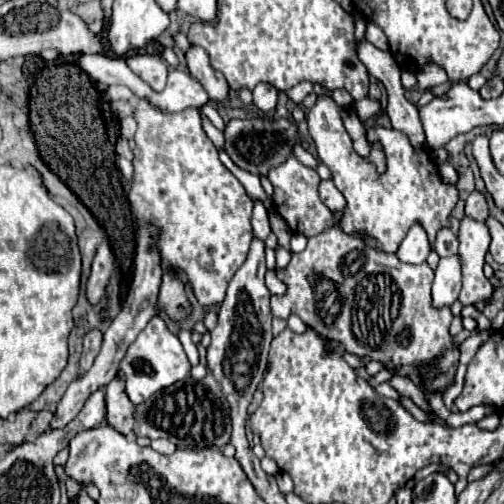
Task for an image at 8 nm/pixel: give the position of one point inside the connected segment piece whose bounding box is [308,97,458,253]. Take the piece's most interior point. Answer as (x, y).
(382, 206)

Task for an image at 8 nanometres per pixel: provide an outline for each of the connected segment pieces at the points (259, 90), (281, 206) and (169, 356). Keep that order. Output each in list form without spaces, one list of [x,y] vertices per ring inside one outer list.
[[[260,83],[254,91],[254,105],[262,111],[274,111],[276,105],[278,105],[278,89],[274,89],[272,85],[266,85],[266,83]]]
[[[290,157],[286,163],[270,169],[268,179],[274,185],[272,203],[294,233],[314,237],[314,235],[318,235],[318,233],[322,233],[334,225],[334,213],[318,197],[320,177],[314,169],[302,165],[296,157]]]
[[[154,315],[146,329],[138,335],[138,339],[128,347],[126,357],[120,363],[120,371],[126,379],[126,393],[134,405],[146,401],[156,391],[162,391],[164,387],[188,377],[190,373],[190,361],[182,349],[182,343],[176,335],[172,335],[160,315]]]

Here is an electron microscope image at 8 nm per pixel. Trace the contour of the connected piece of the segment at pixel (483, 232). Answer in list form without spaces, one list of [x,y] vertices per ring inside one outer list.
[[[464,217],[460,223],[460,261],[462,261],[462,289],[458,301],[462,305],[476,305],[478,301],[494,303],[494,287],[484,275],[484,255],[490,245],[486,223]]]

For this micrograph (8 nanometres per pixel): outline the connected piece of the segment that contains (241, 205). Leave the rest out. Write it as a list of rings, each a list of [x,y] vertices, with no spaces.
[[[142,99],[134,101],[134,119],[138,131],[134,135],[134,181],[128,189],[130,205],[138,221],[154,223],[162,229],[160,253],[164,267],[180,269],[196,299],[202,305],[220,305],[226,295],[226,285],[236,269],[246,261],[250,239],[252,239],[252,199],[242,183],[220,163],[214,143],[208,139],[200,125],[200,111],[190,107],[182,113],[160,113],[150,109]]]

